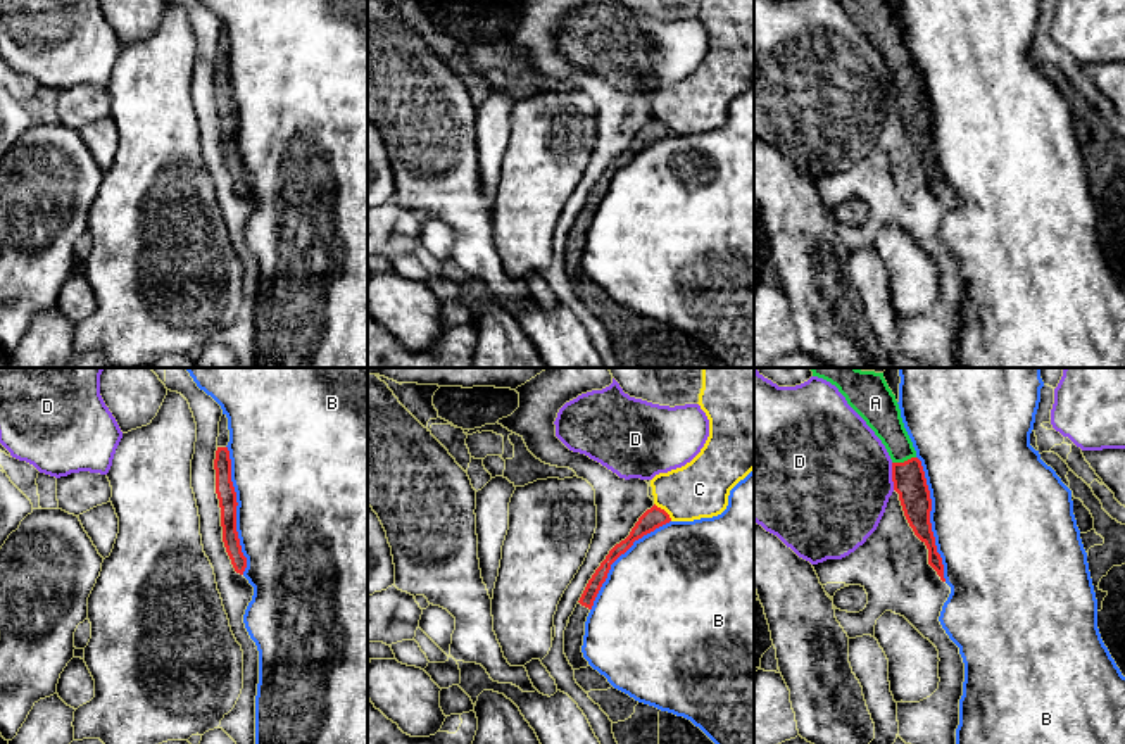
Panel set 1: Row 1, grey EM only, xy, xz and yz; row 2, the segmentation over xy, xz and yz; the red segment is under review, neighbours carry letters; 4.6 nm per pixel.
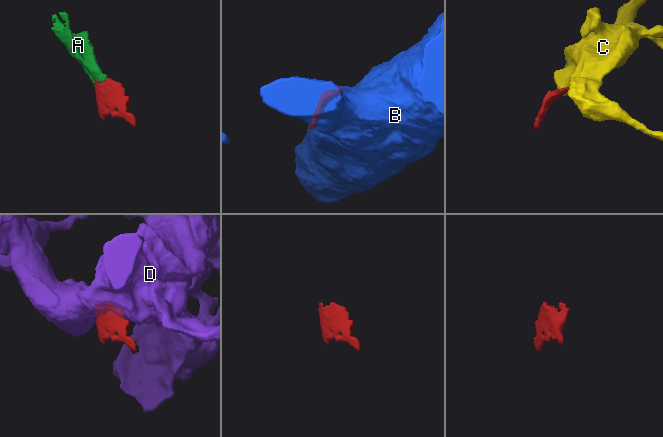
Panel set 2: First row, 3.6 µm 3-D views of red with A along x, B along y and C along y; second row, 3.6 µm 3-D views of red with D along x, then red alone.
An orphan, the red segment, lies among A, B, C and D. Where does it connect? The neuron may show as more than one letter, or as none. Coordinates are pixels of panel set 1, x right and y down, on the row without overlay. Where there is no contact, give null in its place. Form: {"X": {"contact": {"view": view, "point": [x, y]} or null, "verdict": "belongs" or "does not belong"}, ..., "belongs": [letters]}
{"A": {"contact": {"view": "yz", "point": [905, 75]}, "verdict": "belongs"}, "B": {"contact": {"view": "xy", "point": [235, 123]}, "verdict": "does not belong"}, "C": {"contact": {"view": "xz", "point": [665, 125]}, "verdict": "does not belong"}, "D": {"contact": {"view": "yz", "point": [892, 90]}, "verdict": "does not belong"}, "belongs": ["A"]}

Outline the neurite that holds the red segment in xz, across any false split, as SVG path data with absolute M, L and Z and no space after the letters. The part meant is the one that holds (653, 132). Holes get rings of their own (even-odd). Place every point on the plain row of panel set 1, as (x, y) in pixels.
M654 117L650 123L647 123L638 131L638 135L632 142L630 148L609 164L606 173L600 176L600 180L595 183L595 186L588 193L573 228L569 230L569 236L564 243L564 268L569 274L569 278L573 280L573 283L590 280L581 266L585 235L587 235L587 230L594 219L594 214L595 214L602 197L607 192L611 178L621 167L625 167L633 159L635 154L642 152L644 148L654 145L656 142L669 136L669 135L671 135L669 128Z

